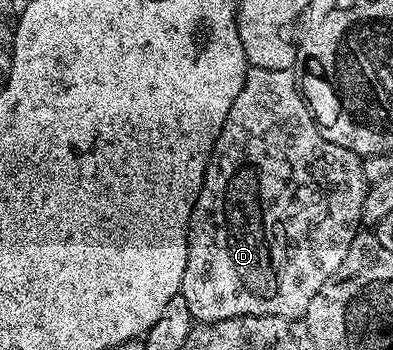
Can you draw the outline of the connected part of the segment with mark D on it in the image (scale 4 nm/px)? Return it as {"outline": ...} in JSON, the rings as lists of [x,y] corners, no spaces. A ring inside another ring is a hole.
{"outline":[[[248,68],[245,83],[237,95],[237,99],[233,99],[233,107],[229,107],[229,115],[221,127],[221,135],[215,141],[215,146],[211,152],[211,158],[209,159],[207,170],[203,176],[203,182],[201,183],[201,191],[197,195],[197,203],[193,207],[191,218],[187,224],[187,258],[185,259],[185,275],[181,279],[179,292],[185,299],[185,303],[189,303],[189,311],[191,312],[192,318],[199,323],[224,321],[225,319],[233,319],[234,317],[244,317],[245,315],[277,315],[278,317],[302,318],[304,314],[306,314],[309,302],[313,300],[313,295],[317,295],[317,291],[321,291],[321,287],[325,287],[325,279],[329,279],[329,275],[333,275],[333,271],[337,271],[337,267],[341,267],[341,259],[345,259],[346,253],[349,252],[349,243],[353,243],[356,233],[360,232],[361,222],[363,220],[361,207],[363,206],[363,200],[367,194],[367,187],[368,182],[366,178],[363,177],[363,161],[359,156],[345,147],[339,147],[337,143],[329,143],[329,139],[325,139],[325,135],[321,135],[319,126],[316,125],[315,118],[311,116],[311,111],[307,108],[306,101],[303,100],[303,94],[299,91],[299,82],[296,74],[292,72],[291,69],[273,71],[272,69]]]}

